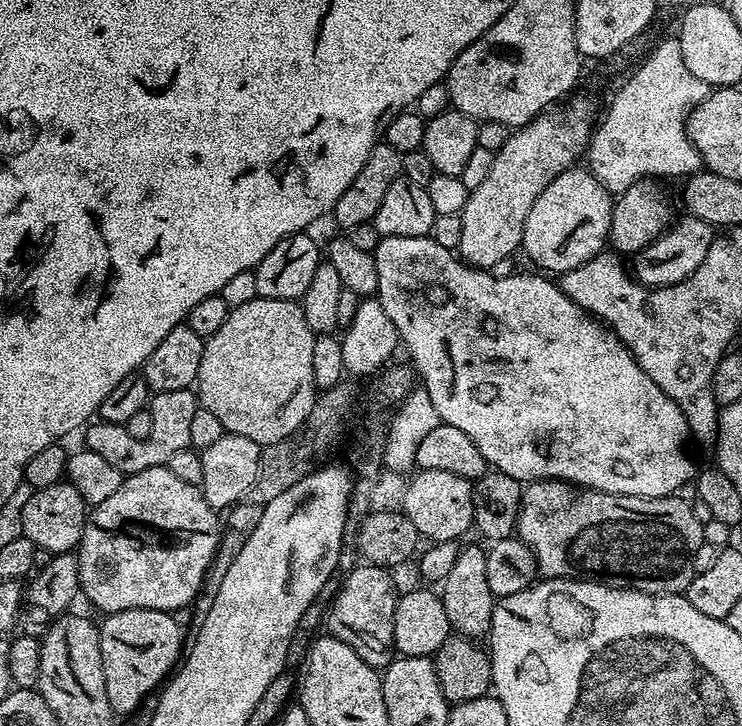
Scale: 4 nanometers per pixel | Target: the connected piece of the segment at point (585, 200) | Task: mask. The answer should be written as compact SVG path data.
M587 167L567 168L538 194L538 202L530 206L524 227L523 251L528 251L529 258L540 267L537 269L556 272L552 274L563 274L582 266L599 256L609 239L613 203L613 197Z

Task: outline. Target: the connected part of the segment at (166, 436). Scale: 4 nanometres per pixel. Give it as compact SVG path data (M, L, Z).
M192 388L155 393L150 400L150 411L154 418L154 430L150 430L150 438L139 440L129 434L122 424L111 424L97 419L83 429L83 447L106 458L106 462L110 462L110 466L114 466L114 470L118 470L125 477L133 476L135 472L167 465L171 456L178 454L178 450L189 447L190 425L197 406L198 397Z

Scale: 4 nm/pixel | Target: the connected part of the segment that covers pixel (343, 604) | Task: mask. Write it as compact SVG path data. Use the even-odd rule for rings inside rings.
M361 563L361 568L356 568L344 580L340 593L336 596L332 608L326 612L326 628L331 635L336 636L362 662L370 667L383 670L394 659L394 610L398 599L398 591L392 585L393 573L386 568L378 568L374 564Z

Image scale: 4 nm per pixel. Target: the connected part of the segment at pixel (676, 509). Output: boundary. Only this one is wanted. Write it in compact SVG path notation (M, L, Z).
M533 480L520 498L515 535L536 556L541 577L594 580L609 588L633 587L637 592L684 594L698 571L696 551L704 544L704 525L682 497L619 496L617 492L598 492L569 484L567 480Z

